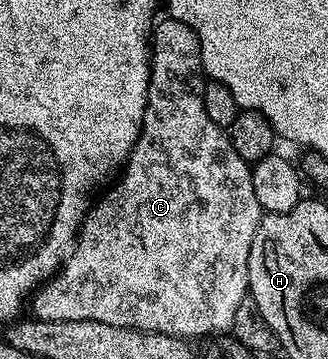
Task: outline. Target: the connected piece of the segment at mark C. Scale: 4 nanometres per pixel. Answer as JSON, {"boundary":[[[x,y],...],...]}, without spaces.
{"boundary":[[[169,17],[163,18],[162,23],[159,22],[152,32],[152,50],[150,53],[150,84],[148,85],[148,97],[146,98],[146,112],[142,118],[142,128],[138,134],[136,145],[132,149],[130,158],[127,159],[125,167],[122,168],[120,174],[117,176],[114,188],[103,197],[102,200],[95,202],[90,210],[86,212],[85,219],[82,220],[82,227],[78,230],[78,237],[73,247],[70,249],[70,254],[66,256],[66,260],[62,262],[61,267],[34,292],[32,296],[32,307],[34,303],[34,311],[32,311],[33,318],[43,319],[44,321],[100,321],[108,325],[116,325],[117,327],[132,327],[136,331],[155,331],[161,335],[172,335],[175,339],[184,339],[187,341],[194,341],[197,335],[206,335],[205,337],[214,337],[219,333],[229,332],[232,325],[232,317],[236,317],[236,309],[240,305],[240,301],[248,298],[250,290],[250,278],[248,277],[248,257],[252,249],[252,241],[256,237],[256,229],[262,224],[263,209],[260,201],[256,201],[256,193],[252,190],[252,167],[251,164],[244,161],[244,157],[240,157],[240,153],[236,153],[236,149],[232,149],[232,141],[229,134],[223,128],[216,125],[216,121],[212,121],[212,117],[208,117],[208,113],[204,113],[204,97],[202,96],[202,89],[204,86],[204,72],[202,69],[202,54],[200,53],[200,41],[198,35],[188,25],[184,25],[180,21],[171,19]]]}

